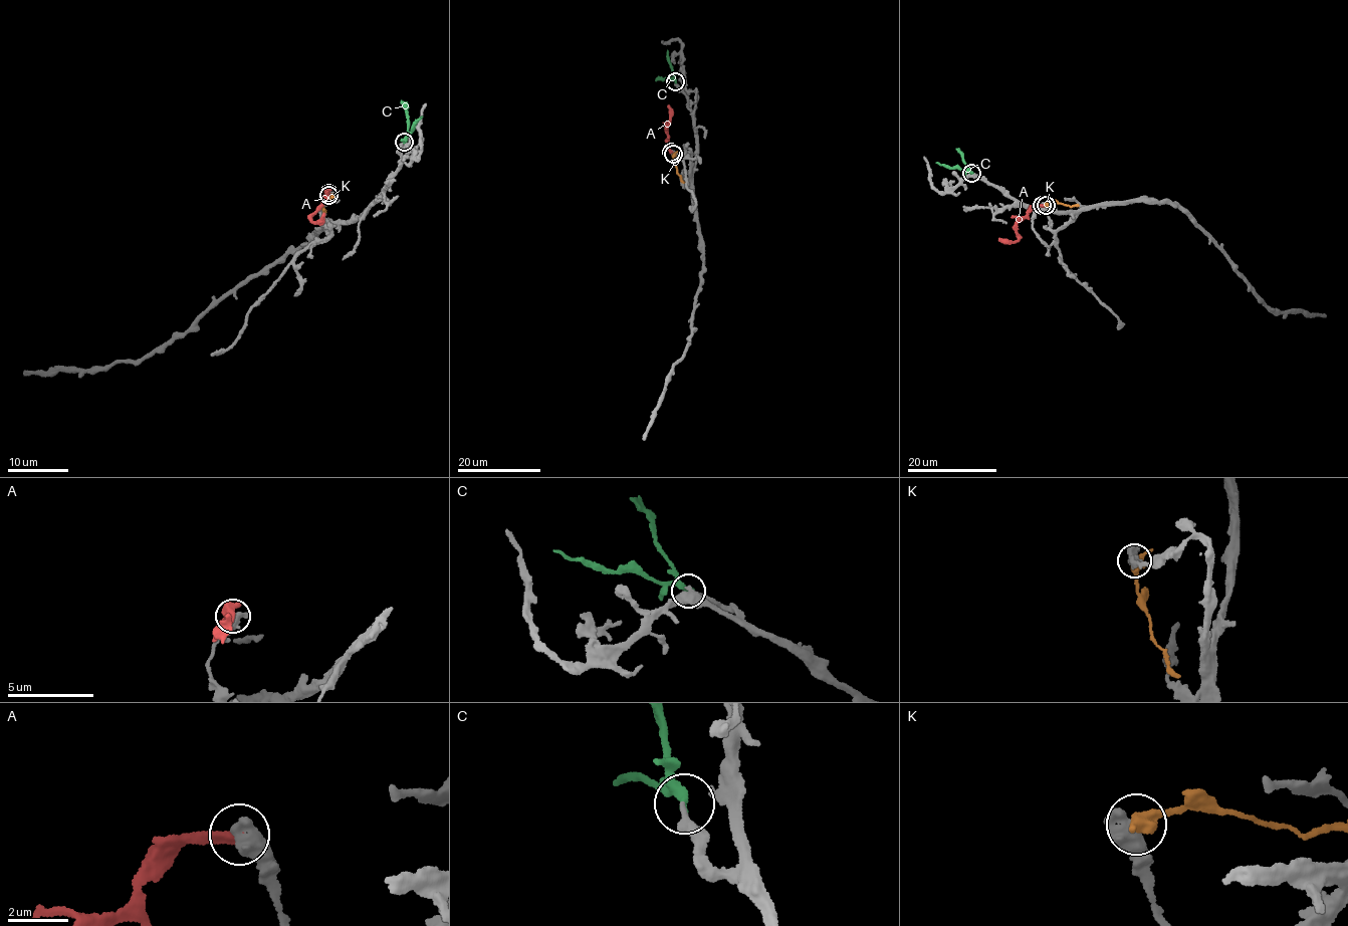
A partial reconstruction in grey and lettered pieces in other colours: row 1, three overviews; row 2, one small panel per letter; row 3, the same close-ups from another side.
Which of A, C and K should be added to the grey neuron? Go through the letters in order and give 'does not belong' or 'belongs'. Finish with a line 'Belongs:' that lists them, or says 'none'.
A: does not belong
C: belongs
K: does not belong
Belongs: C

